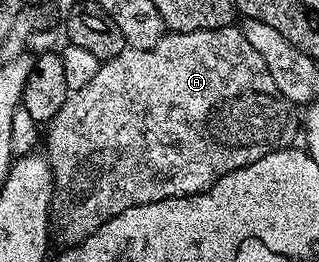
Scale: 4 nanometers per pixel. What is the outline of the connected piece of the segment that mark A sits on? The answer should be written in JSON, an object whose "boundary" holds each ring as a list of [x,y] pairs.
{"boundary":[[[230,26],[228,28],[212,28],[211,30],[199,30],[198,32],[169,32],[161,37],[161,41],[150,48],[131,48],[125,47],[115,58],[104,61],[99,70],[99,74],[95,74],[95,78],[91,78],[91,82],[87,82],[87,86],[83,86],[83,90],[78,92],[70,92],[67,102],[63,102],[63,110],[59,110],[59,114],[55,114],[53,120],[48,121],[47,128],[49,133],[44,133],[43,149],[44,155],[49,162],[49,168],[53,172],[53,199],[51,201],[51,228],[55,233],[55,240],[61,243],[61,246],[76,246],[82,244],[92,232],[99,230],[99,226],[103,226],[103,222],[107,222],[111,218],[115,218],[123,210],[131,210],[135,206],[143,206],[151,202],[159,202],[160,200],[170,200],[176,196],[193,196],[196,192],[206,192],[209,187],[219,178],[223,178],[227,174],[231,174],[235,170],[247,167],[251,162],[259,162],[259,158],[263,158],[272,152],[278,152],[281,148],[290,147],[294,143],[293,140],[299,136],[299,120],[293,117],[295,112],[294,105],[290,104],[279,90],[279,86],[275,86],[275,78],[271,78],[271,74],[267,70],[267,62],[263,62],[263,58],[259,58],[259,50],[255,50],[255,46],[251,46],[251,42],[247,42],[247,38],[242,34],[240,27]]]}

